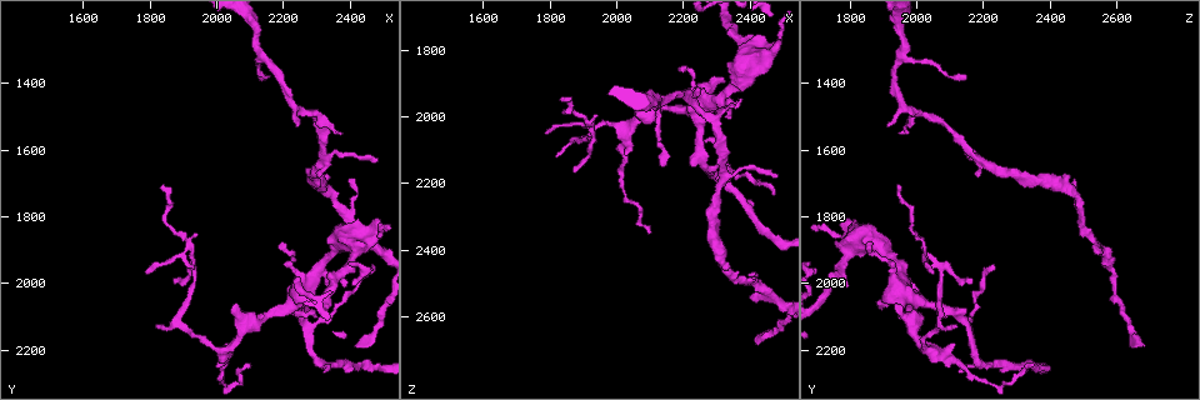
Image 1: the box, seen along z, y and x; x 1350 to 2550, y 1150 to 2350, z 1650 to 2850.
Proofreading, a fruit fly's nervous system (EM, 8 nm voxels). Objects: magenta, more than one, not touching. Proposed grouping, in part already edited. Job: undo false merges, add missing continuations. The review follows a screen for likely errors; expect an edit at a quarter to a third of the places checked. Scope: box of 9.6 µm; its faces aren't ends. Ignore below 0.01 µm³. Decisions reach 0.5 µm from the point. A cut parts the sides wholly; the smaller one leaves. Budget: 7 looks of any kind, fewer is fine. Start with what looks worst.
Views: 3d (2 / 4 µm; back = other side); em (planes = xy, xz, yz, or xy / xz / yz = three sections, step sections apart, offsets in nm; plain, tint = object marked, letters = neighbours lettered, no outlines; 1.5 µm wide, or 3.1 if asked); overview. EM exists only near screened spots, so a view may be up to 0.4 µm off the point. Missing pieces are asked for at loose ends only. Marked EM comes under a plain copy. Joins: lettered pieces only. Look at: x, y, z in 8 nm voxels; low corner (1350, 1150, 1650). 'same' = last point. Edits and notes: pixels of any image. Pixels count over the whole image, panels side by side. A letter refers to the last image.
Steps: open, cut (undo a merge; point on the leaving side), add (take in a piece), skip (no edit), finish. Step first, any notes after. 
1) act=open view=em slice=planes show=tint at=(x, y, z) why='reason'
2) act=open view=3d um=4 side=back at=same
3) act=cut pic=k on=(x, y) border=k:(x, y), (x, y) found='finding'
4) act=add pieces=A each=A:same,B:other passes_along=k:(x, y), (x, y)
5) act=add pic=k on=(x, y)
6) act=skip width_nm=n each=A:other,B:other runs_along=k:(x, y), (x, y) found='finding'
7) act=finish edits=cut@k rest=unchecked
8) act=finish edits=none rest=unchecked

act=open view=em slice=yz step=4 show=letters at=(2420, 2190, 2670) why='thin end'

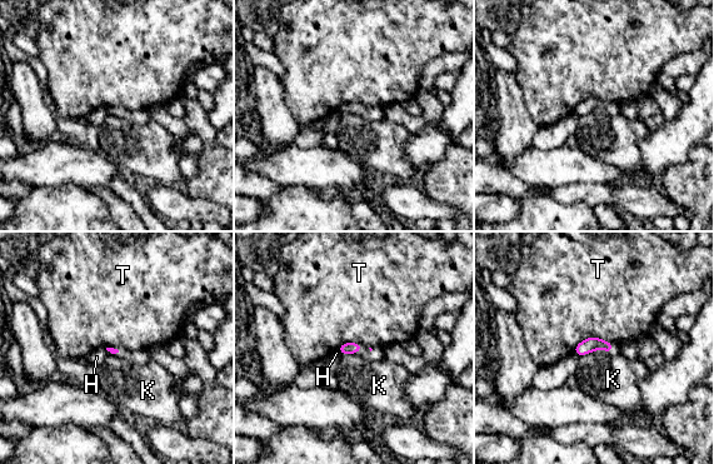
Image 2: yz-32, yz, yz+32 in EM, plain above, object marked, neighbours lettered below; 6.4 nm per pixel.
act=skip each=H:other,K:other,T:other border=2:(603, 349), (595, 349), (579, 357) found='none of them fits'

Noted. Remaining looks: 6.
act=open view=3d um=4 at=(2330, 2030, 2000) why='branch stops here'

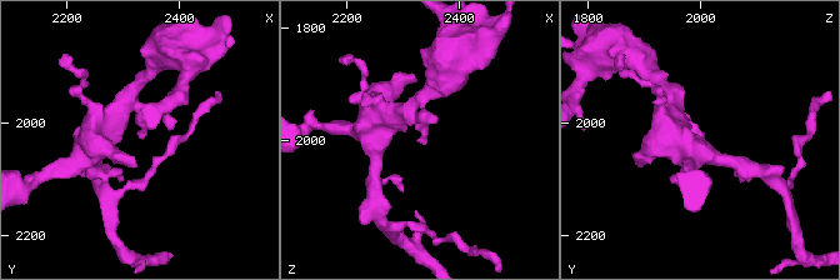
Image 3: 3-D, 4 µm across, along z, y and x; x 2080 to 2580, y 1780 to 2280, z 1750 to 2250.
act=open view=em slice=yz step=8 show=tint at=(2325, 2030, 2000)

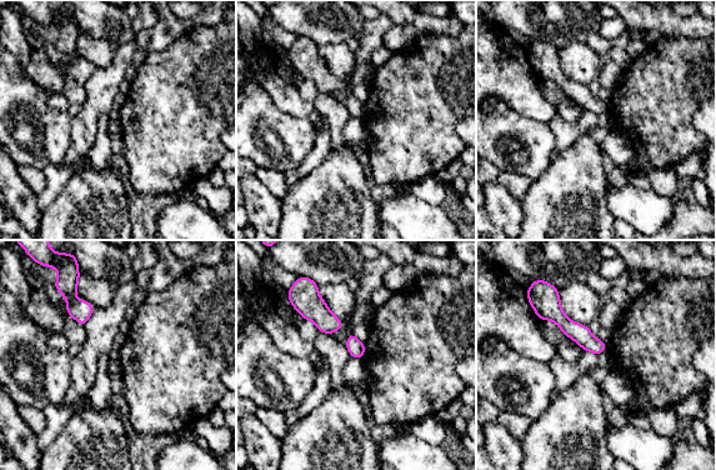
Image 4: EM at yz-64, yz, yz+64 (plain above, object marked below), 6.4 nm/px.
act=open view=em slice=planes show=letters at=same

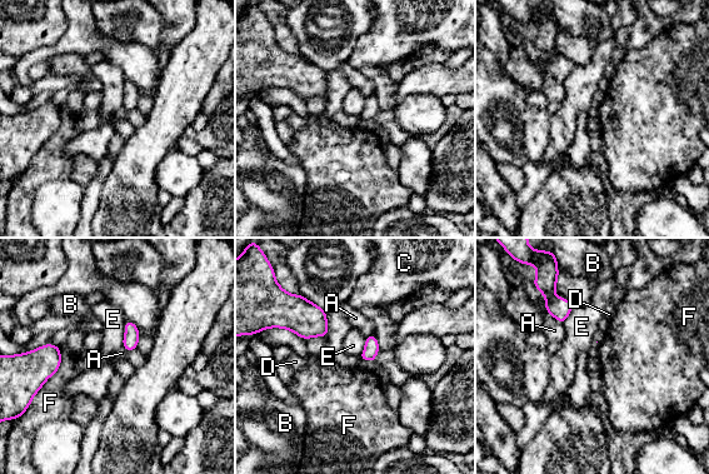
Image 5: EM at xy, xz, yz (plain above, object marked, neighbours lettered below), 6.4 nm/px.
act=skip each=A:other,B:other,C:other,D:other,E:other,F:other border=5:(59, 347), (60, 365), (36, 393) found='no lettered piece goes on from it'

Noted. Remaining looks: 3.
act=open view=em slice=yz step=8 show=tint at=(2290, 1480, 2010)

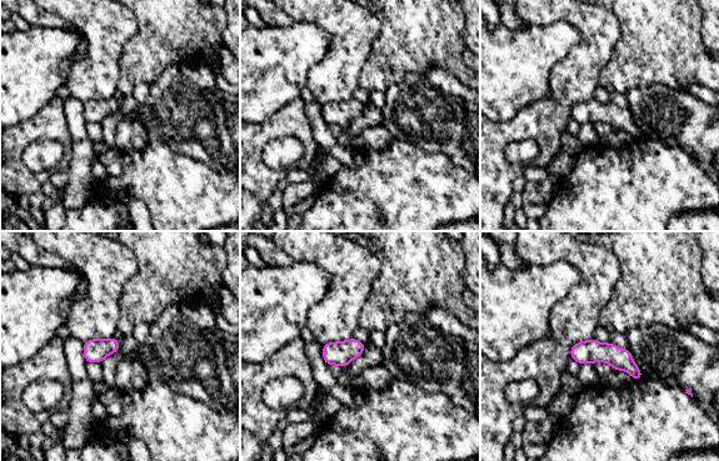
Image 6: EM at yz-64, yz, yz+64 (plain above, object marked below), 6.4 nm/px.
act=open view=em slice=planes show=letters at=same

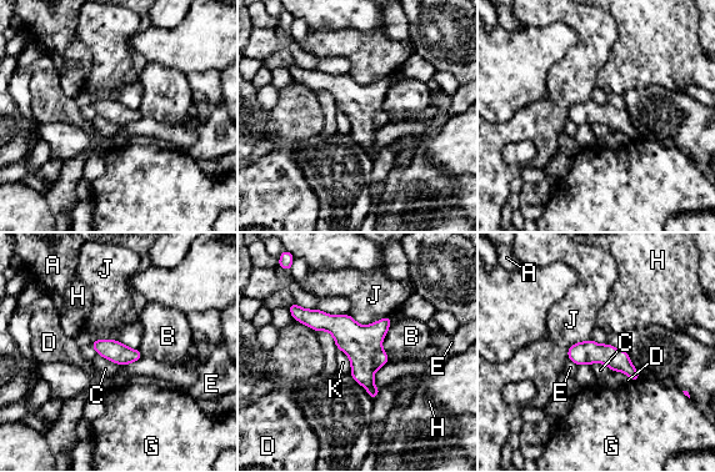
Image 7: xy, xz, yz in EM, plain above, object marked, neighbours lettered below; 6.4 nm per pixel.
act=skip each=A:other,B:other,C:other,D:other,E:other,G:other,H:other,J:other,K:other runs_along=7:(294, 309), (364, 356), (374, 393) found='all the same neuron'

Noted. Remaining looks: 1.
act=finish edits=none rest=unchecked

